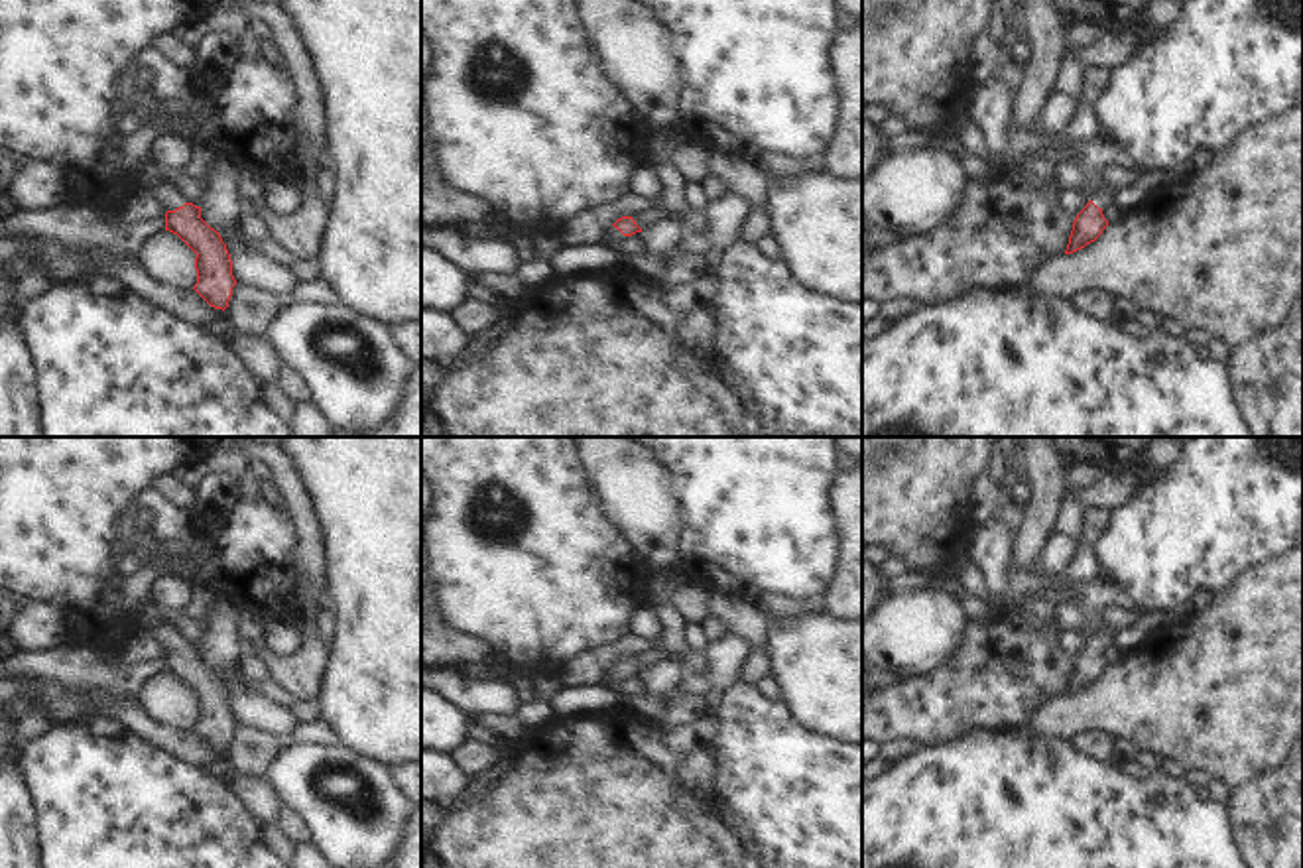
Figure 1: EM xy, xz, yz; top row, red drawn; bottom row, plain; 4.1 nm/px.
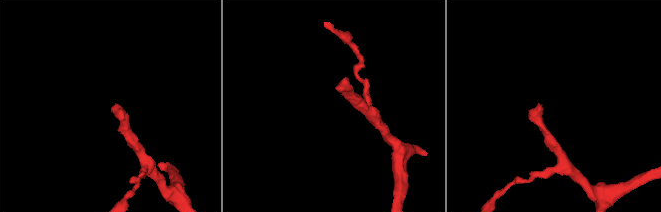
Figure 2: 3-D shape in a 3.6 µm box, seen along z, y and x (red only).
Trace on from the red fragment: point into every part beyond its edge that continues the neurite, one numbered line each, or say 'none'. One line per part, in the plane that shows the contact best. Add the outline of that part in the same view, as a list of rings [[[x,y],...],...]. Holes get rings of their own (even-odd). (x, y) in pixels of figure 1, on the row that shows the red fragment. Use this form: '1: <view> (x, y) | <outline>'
1: xy (168, 197) | [[[154,181],[150,185],[152,193],[157,197],[159,207],[167,211],[175,211],[185,205],[185,199],[175,191],[175,187],[167,181]]]

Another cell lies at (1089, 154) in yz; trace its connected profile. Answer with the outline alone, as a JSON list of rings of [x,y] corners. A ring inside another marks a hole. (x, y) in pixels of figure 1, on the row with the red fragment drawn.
[[[1104,136],[1092,140],[1077,140],[1065,152],[1041,150],[1037,154],[996,154],[996,157],[1002,159],[1006,167],[1014,167],[1022,157],[1027,155],[1043,155],[1059,163],[1077,163],[1085,173],[1104,165],[1128,169],[1136,177],[1148,173],[1148,169],[1138,165],[1136,159],[1120,144],[1110,142]]]

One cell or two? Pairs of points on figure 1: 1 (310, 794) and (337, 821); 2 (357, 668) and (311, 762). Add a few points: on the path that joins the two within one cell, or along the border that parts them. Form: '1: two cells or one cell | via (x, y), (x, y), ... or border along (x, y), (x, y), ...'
1: one cell | via (315, 800), (331, 815)
2: two cells | border along (341, 744), (384, 764)

